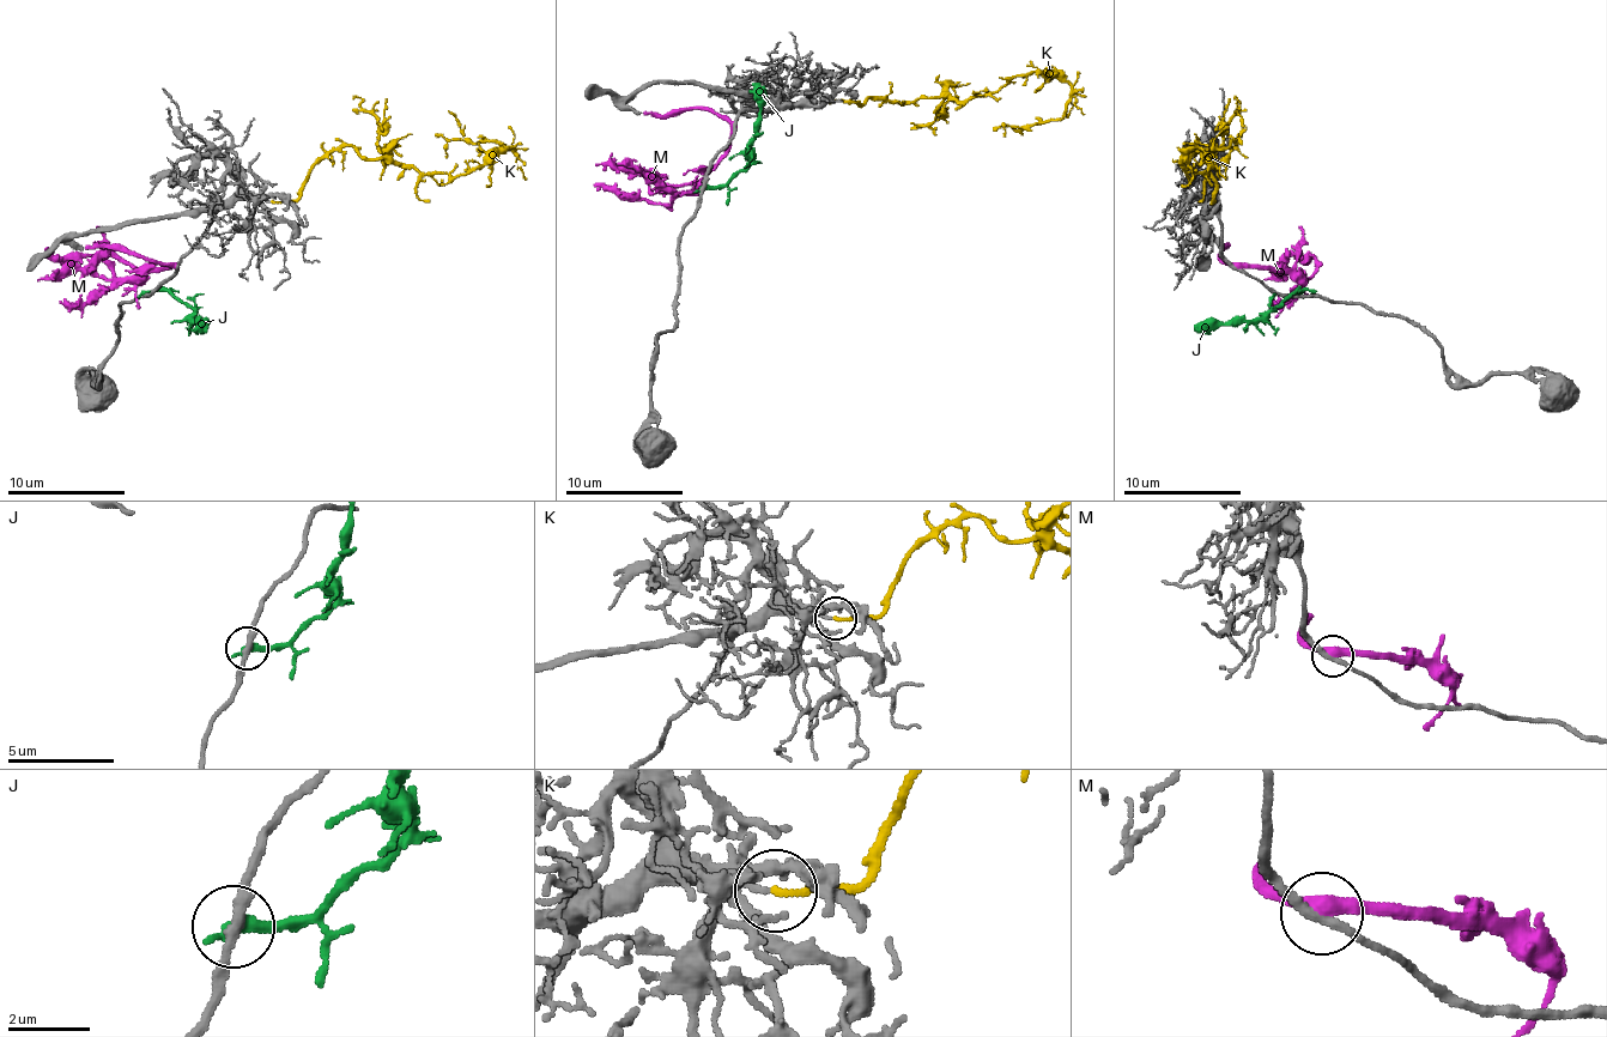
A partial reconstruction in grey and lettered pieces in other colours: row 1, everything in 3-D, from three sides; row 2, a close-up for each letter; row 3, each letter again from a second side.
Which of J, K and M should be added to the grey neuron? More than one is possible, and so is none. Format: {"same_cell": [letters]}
{"same_cell": ["M"]}

